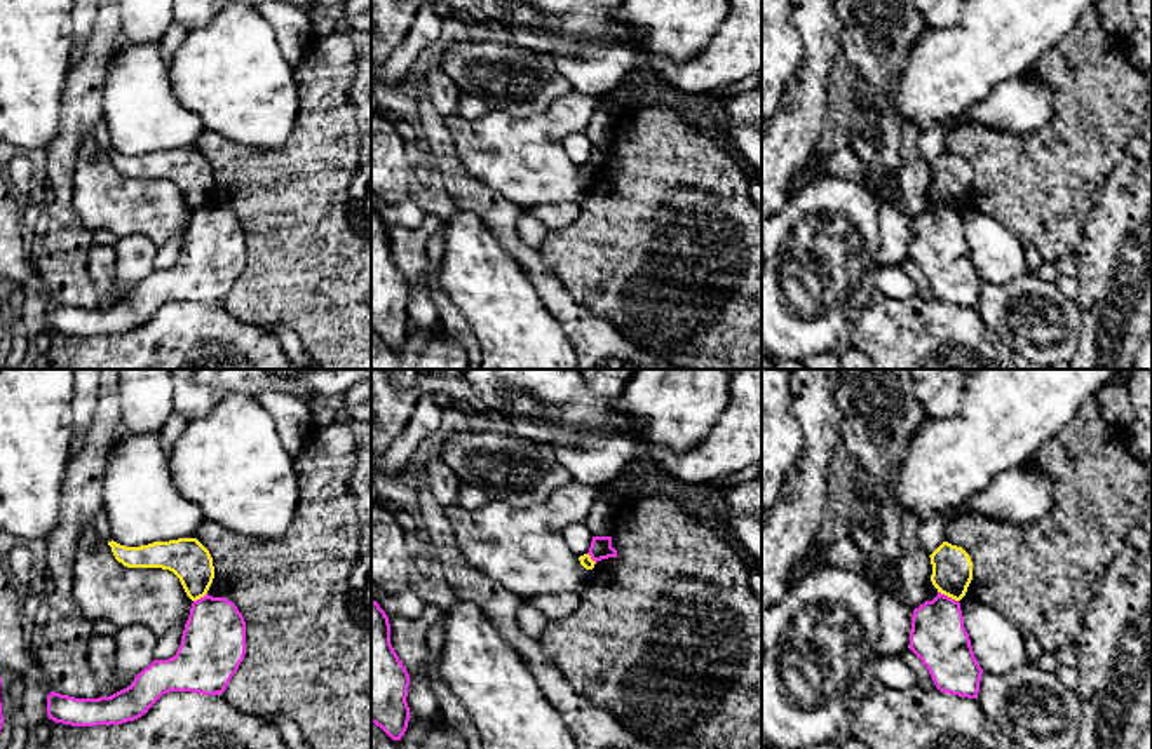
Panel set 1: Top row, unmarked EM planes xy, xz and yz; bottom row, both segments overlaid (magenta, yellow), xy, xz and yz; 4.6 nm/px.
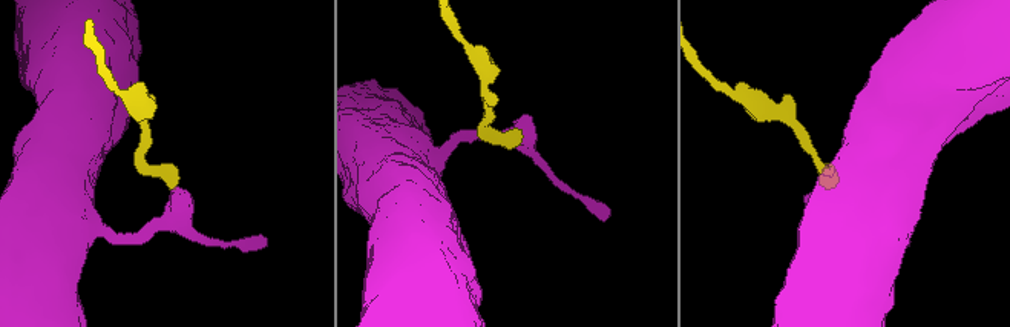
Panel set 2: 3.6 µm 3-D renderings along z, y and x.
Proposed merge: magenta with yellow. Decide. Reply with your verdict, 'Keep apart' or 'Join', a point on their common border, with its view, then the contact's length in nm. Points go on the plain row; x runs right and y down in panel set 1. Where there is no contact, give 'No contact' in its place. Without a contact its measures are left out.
Keep apart. Touches magenta at yz (947, 206). Shared border 110 nm

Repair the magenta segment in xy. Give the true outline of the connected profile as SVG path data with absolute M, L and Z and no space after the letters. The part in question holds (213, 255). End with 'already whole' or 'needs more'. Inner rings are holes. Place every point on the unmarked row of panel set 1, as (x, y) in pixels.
M204 207L192 213L181 254L174 267L153 270L132 291L131 296L99 308L75 308L51 301L47 305L49 329L71 336L122 334L134 331L169 301L193 301L221 305L246 265L246 232L237 216L227 207Z; already whole

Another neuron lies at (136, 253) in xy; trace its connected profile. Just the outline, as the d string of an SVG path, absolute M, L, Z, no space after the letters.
M145 235L120 237L113 247L117 253L115 287L110 294L101 296L101 307L119 301L119 296L129 293L145 277L155 270L155 256L159 247Z

